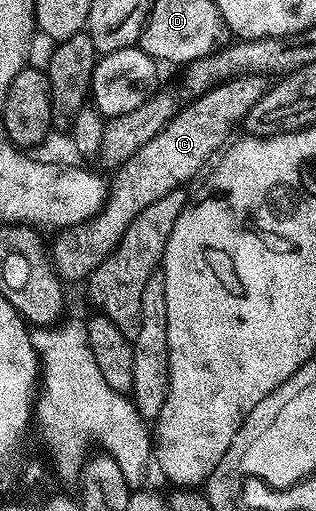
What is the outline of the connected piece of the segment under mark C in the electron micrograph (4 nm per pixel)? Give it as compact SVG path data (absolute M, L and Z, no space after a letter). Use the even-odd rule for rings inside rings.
M266 75L238 76L194 97L188 108L180 107L170 122L156 136L149 138L149 142L145 142L133 158L119 165L114 173L115 182L110 183L109 197L103 211L92 220L58 233L59 241L55 248L53 246L53 261L62 279L67 282L86 281L95 267L115 249L117 242L121 242L129 222L133 222L145 206L157 202L157 198L165 198L165 194L173 190L187 186L206 166L207 159L211 155L214 157L232 139L231 131L242 125L249 110L253 110L256 102L267 93L268 87Z

